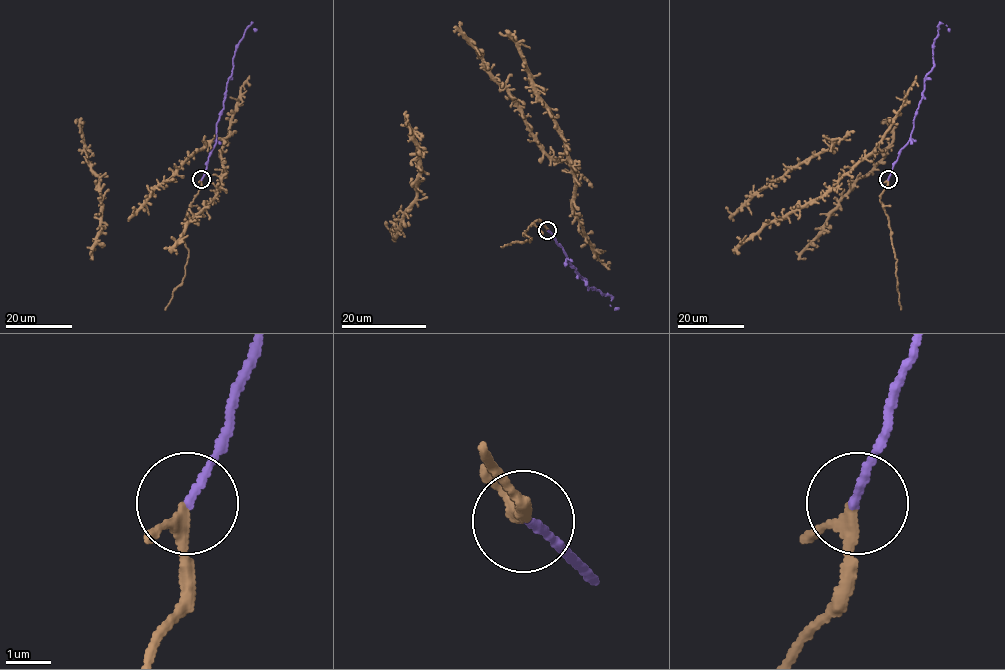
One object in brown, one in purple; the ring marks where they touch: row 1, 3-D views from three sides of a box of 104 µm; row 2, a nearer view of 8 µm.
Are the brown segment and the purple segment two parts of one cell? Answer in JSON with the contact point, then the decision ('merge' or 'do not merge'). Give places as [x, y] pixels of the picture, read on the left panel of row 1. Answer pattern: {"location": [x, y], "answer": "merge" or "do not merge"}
{"location": [201, 179], "answer": "merge"}

